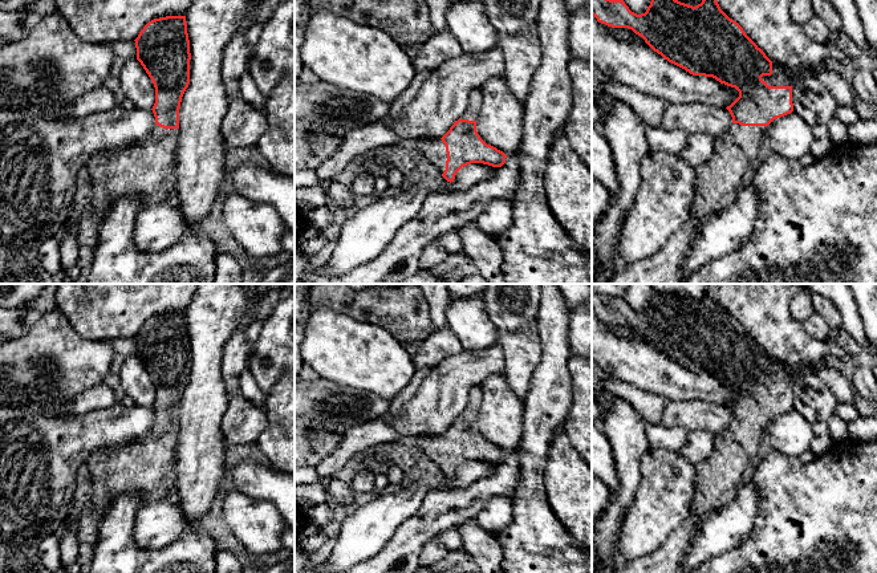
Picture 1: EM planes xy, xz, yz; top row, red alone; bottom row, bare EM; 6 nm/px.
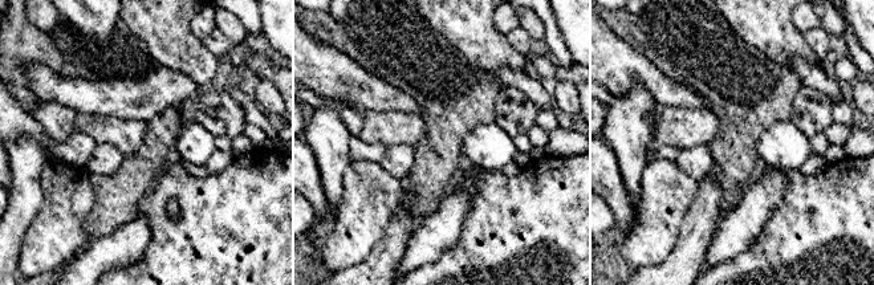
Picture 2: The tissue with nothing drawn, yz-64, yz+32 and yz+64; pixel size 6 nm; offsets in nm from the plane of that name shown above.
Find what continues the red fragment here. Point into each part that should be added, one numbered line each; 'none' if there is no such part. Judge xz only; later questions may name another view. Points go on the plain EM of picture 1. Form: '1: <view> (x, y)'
1: xz (434, 446)

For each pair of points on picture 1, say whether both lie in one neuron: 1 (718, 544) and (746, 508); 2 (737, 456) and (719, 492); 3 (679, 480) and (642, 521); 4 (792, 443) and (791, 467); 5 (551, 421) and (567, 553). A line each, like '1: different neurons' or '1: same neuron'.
1: same neuron
2: same neuron
3: same neuron
4: different neurons
5: same neuron

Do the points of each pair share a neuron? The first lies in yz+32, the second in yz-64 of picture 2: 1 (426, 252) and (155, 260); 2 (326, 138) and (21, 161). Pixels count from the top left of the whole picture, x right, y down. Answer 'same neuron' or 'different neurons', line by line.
1: different neurons
2: same neuron

